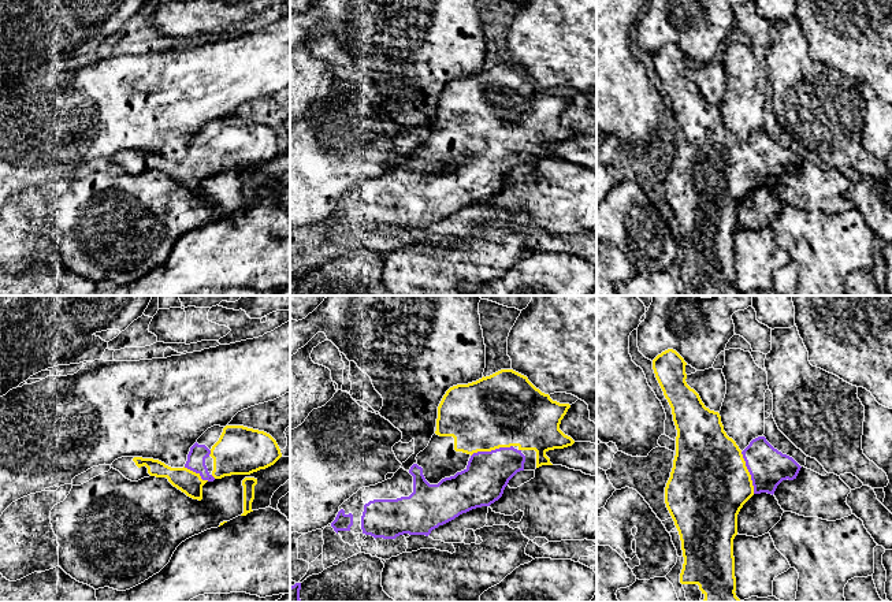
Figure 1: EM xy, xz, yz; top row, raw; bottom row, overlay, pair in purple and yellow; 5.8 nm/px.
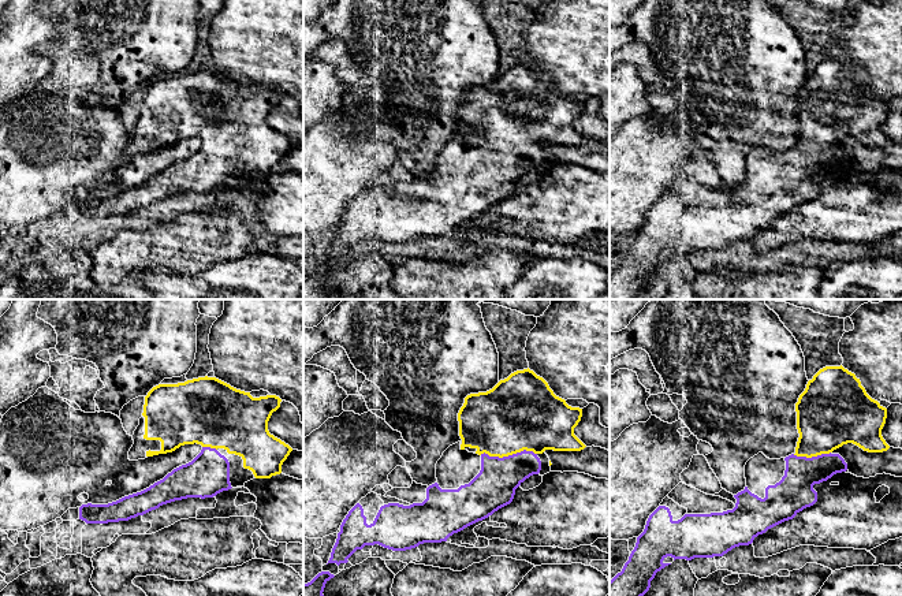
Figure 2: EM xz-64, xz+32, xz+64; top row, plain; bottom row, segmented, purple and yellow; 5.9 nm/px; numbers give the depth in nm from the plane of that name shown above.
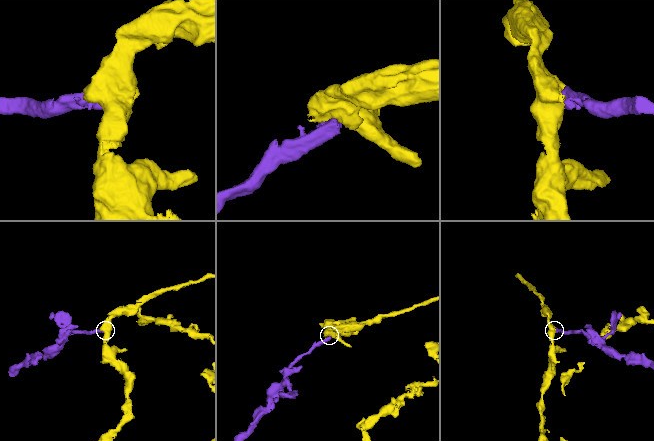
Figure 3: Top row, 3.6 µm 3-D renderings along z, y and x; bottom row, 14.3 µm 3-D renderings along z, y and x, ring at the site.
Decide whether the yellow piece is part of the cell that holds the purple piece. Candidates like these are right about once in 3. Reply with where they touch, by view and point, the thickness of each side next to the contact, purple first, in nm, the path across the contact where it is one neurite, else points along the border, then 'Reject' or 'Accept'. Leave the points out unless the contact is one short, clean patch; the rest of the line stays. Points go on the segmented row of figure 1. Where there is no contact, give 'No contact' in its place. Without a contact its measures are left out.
Touches purple at xz (491, 450). Thickness 260 nm (purple) against 440 nm. Path across: xz (487, 474), (491, 465), (491, 450), (491, 426), (500, 411). Accept

